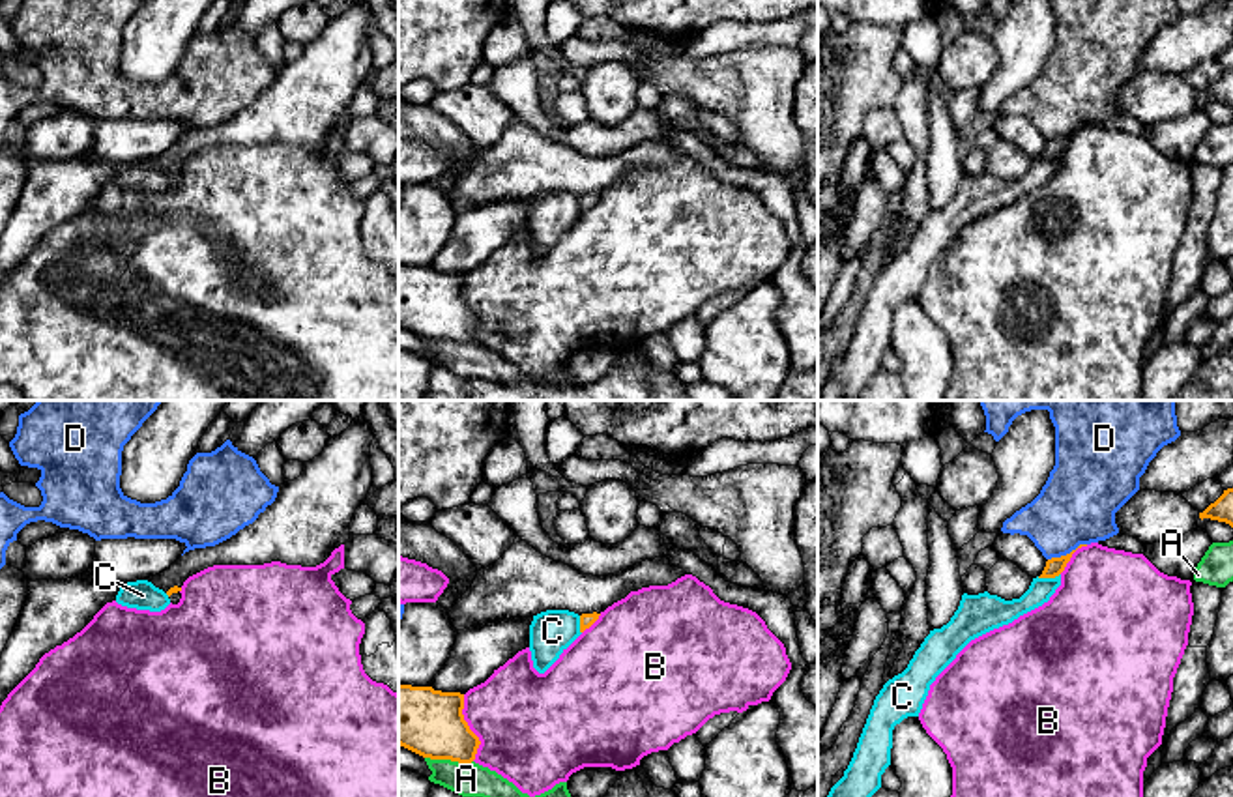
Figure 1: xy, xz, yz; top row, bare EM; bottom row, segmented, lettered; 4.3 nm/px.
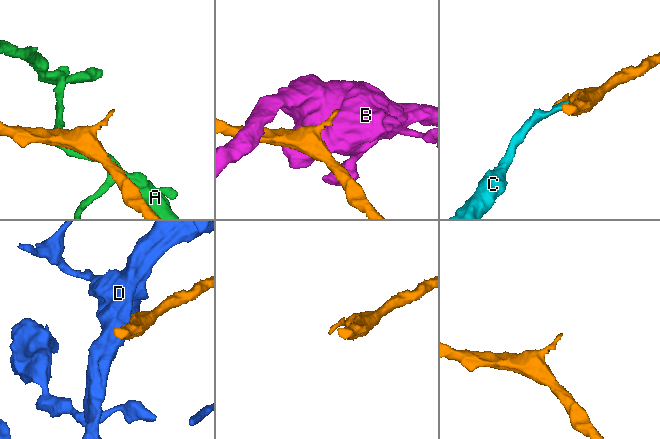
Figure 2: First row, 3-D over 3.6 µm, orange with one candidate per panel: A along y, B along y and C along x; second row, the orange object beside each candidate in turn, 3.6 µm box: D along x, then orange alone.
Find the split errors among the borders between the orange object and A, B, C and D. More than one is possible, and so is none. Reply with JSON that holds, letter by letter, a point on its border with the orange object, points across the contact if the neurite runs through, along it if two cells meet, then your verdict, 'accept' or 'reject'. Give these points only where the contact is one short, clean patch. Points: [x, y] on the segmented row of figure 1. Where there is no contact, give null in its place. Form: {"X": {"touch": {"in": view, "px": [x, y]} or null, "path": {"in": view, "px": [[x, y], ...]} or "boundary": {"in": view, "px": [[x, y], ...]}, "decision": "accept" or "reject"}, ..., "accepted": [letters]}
{"A": {"touch": {"in": "xz", "px": [449, 758]}, "decision": "reject"}, "B": {"touch": {"in": "xz", "px": [468, 728]}, "decision": "reject"}, "C": {"touch": {"in": "yz", "px": [1048, 577]}, "boundary": {"in": "yz", "px": [[1059, 573], [1037, 577]]}, "decision": "reject"}, "D": {"touch": {"in": "yz", "px": [1067, 554]}, "decision": "reject"}, "accepted": []}

